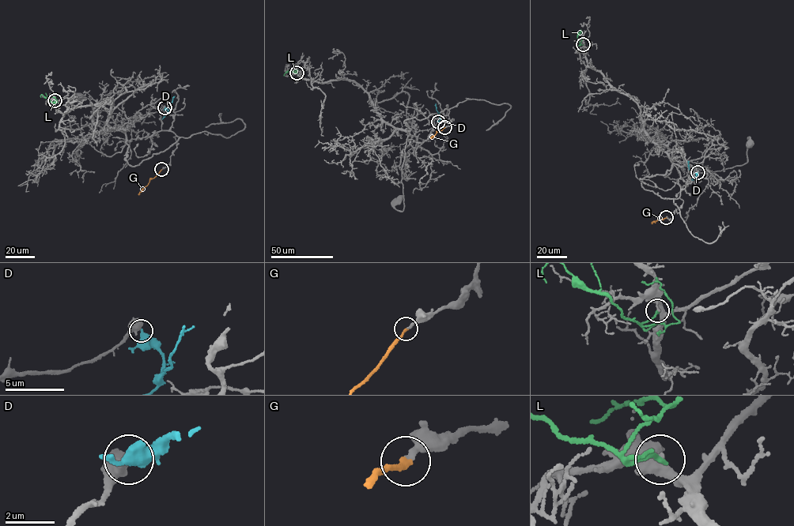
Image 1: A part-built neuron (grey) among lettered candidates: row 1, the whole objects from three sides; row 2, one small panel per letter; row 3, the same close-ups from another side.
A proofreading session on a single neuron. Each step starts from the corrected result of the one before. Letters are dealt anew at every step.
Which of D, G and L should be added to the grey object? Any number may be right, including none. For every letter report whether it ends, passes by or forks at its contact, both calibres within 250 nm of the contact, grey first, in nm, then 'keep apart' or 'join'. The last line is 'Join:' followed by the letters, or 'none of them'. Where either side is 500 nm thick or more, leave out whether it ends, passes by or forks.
D: calibres 650 and 460 nm; keep apart
G: it ends; calibres 190 and 220 nm; join
L: it ends; calibres 150 and 170 nm; keep apart
Join: G

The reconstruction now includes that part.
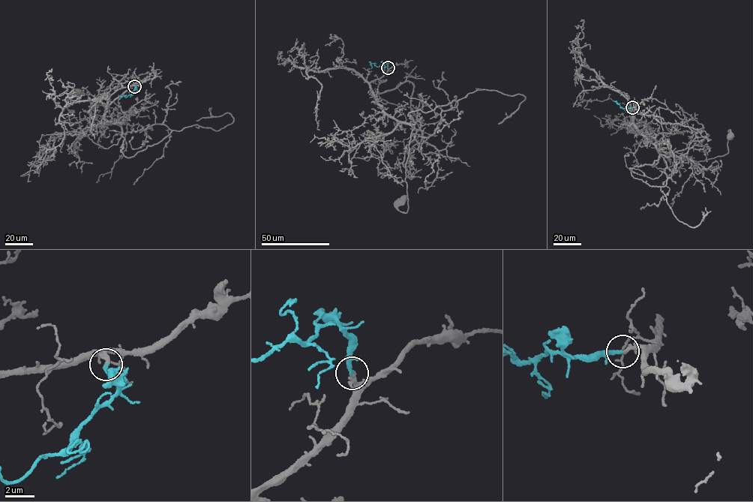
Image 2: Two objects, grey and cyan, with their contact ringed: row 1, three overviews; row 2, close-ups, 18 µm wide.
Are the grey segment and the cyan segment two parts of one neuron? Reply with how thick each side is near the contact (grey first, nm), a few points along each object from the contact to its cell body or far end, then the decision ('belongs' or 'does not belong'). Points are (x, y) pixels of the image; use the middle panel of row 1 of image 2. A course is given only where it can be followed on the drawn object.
190/240 nm | grey via (388, 67), (371, 81), (371, 89), (382, 109), (415, 128), (406, 163), (406, 212), (397, 208), (403, 199) | cyan via (387, 67), (385, 63), (376, 67), (372, 63), (371, 68) | belongs

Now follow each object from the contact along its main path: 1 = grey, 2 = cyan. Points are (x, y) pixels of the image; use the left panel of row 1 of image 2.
1: (135, 86), (115, 90), (107, 101), (104, 124), (121, 130), (107, 148), (86, 135), (67, 109), (78, 94)
2: (134, 86), (136, 88), (131, 94), (119, 99)

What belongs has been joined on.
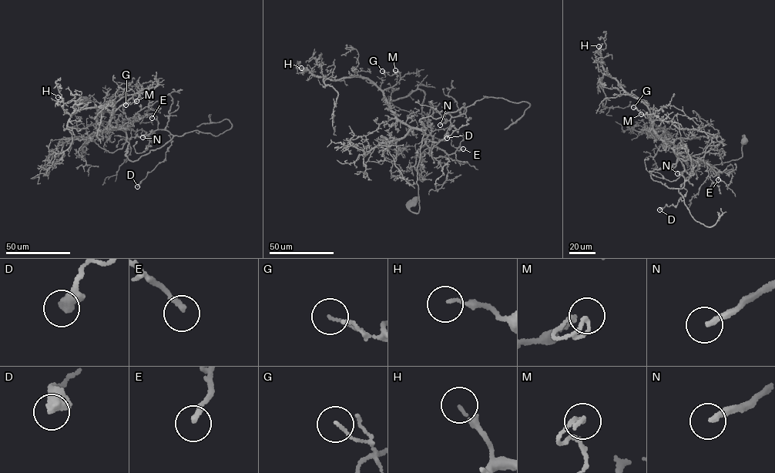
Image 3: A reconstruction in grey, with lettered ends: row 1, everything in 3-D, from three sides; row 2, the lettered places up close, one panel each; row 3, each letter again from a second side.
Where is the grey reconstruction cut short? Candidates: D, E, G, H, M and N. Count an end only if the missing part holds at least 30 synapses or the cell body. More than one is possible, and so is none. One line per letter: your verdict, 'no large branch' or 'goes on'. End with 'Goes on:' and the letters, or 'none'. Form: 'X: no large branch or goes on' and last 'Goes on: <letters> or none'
D: no large branch
E: goes on
G: no large branch
H: goes on
M: no large branch
N: goes on
Goes on: E, H, N

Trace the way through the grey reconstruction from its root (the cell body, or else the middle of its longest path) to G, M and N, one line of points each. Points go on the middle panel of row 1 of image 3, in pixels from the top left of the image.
G: (415, 200), (409, 209), (416, 213), (425, 133), (390, 111), (384, 91), (400, 73), (382, 71)
M: (415, 200), (409, 209), (416, 213), (425, 133), (388, 107), (384, 91), (398, 82), (395, 70)
N: (415, 200), (409, 209), (416, 213), (419, 209), (417, 167), (426, 129), (420, 119), (466, 109), (440, 125)

